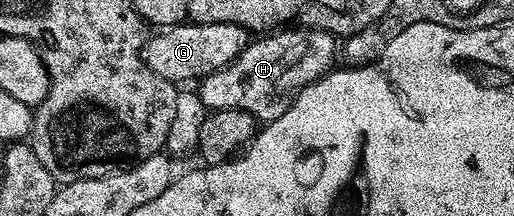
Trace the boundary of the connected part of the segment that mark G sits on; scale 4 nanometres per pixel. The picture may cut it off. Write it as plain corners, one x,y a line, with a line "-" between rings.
181,23
152,34
143,49
143,60
170,83
183,85
186,79
198,81
215,71
224,71
243,52
249,42
249,33
244,27
232,23

